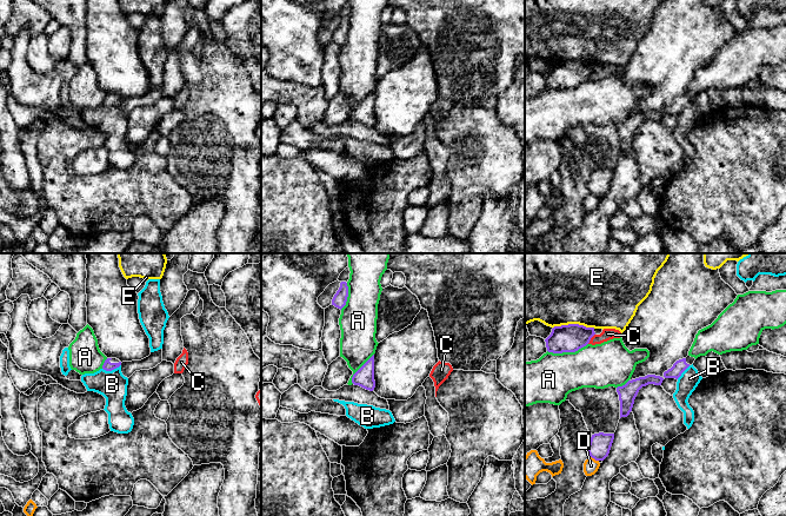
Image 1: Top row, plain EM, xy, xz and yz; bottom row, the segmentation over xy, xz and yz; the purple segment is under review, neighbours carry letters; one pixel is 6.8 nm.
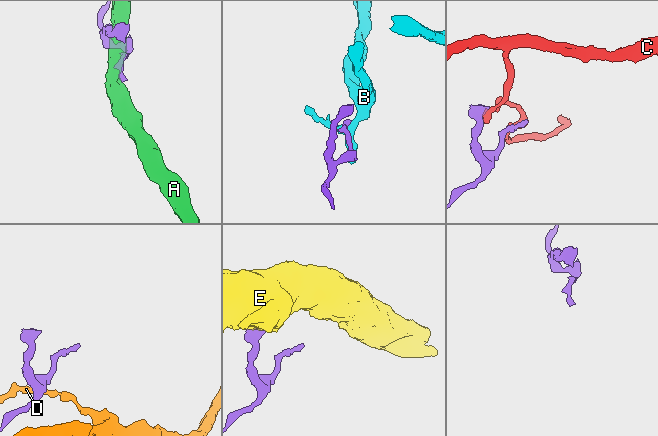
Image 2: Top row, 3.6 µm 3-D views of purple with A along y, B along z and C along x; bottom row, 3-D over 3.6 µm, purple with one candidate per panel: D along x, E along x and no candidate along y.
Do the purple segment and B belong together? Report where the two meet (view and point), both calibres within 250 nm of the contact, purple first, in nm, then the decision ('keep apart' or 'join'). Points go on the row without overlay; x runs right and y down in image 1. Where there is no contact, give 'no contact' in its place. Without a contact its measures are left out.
xy (111, 106) | 70/190 nm | keep apart

